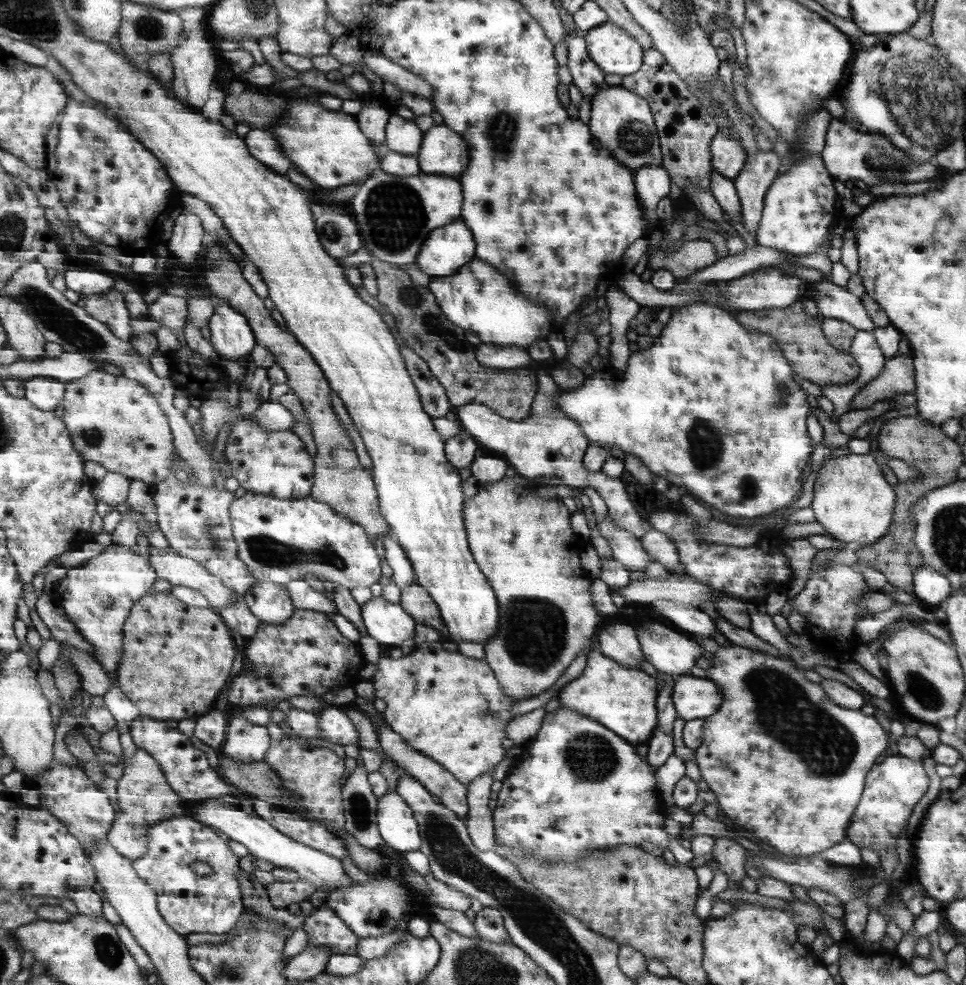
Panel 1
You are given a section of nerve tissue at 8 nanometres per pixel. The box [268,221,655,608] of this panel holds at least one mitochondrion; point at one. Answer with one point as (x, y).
(413, 302)

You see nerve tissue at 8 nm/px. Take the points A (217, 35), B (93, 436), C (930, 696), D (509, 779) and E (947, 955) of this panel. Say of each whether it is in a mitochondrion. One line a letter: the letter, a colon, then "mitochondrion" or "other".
A: other
B: mitochondrion
C: mitochondrion
D: other
E: other

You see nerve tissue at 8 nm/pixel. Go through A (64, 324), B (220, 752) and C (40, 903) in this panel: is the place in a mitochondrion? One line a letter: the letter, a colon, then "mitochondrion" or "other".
A: mitochondrion
B: other
C: other

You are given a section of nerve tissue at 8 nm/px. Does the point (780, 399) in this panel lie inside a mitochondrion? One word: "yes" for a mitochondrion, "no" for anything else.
yes

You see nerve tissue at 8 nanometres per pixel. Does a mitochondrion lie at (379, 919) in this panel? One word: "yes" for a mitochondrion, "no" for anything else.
yes

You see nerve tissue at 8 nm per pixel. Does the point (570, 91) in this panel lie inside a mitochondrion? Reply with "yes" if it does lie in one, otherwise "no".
no

